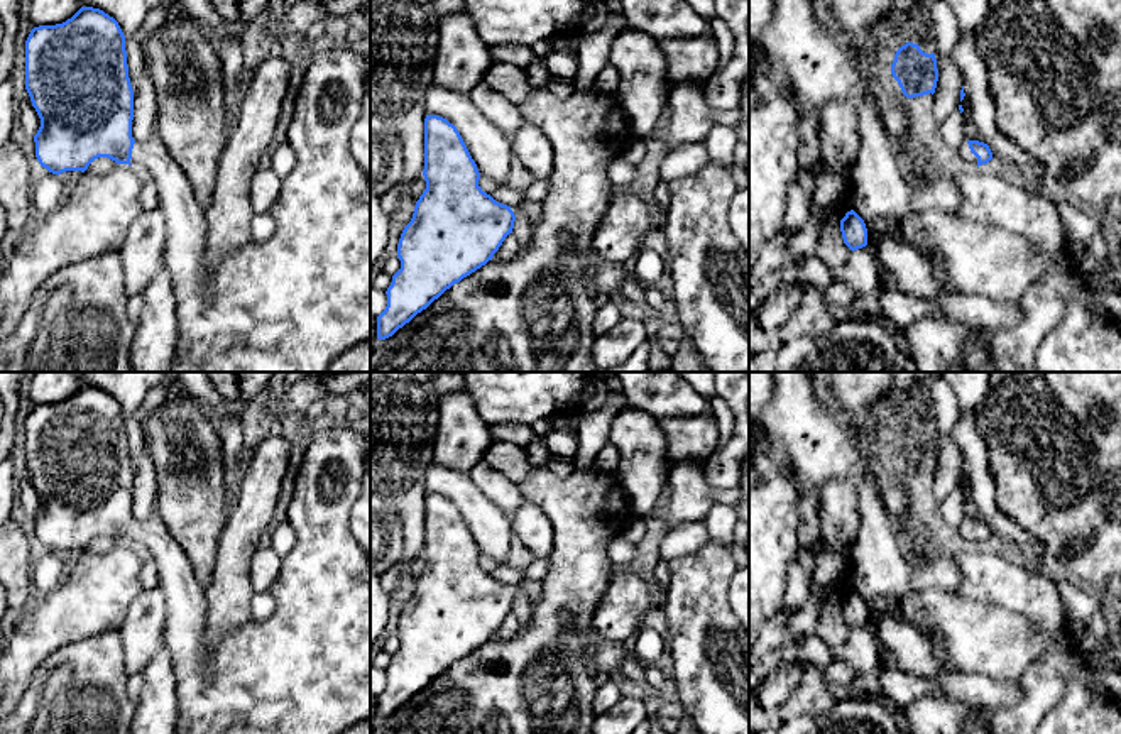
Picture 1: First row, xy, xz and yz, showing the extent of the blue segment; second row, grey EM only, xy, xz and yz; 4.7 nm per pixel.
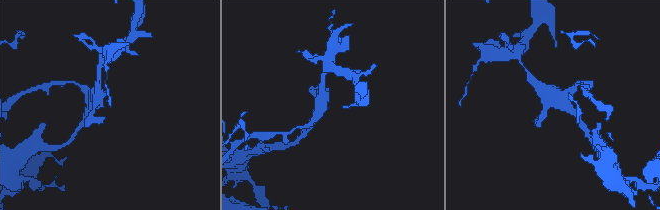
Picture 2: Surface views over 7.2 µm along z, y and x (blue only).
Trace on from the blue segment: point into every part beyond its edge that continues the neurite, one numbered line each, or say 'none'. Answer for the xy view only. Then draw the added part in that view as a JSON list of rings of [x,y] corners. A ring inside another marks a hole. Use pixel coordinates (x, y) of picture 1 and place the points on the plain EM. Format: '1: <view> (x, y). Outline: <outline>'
1: xy (306, 668). Outline: [[[338,425],[326,430],[311,430],[301,468],[296,477],[294,494],[287,507],[287,521],[296,533],[294,550],[282,558],[279,573],[269,592],[276,597],[276,612],[265,621],[250,619],[232,634],[225,636],[213,649],[206,644],[205,634],[205,587],[196,580],[181,545],[172,538],[159,516],[134,523],[130,543],[145,548],[156,561],[159,572],[159,589],[164,592],[166,621],[164,643],[171,653],[176,673],[179,717],[176,734],[342,734],[348,727],[370,717],[370,560],[350,531],[350,511],[362,490],[362,477],[367,453],[367,438],[350,425]]]

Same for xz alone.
1: xz (533, 589). Outline: [[[526,575],[511,589],[514,590],[514,594],[522,592],[531,604],[538,602],[543,592],[541,582],[529,580]]]

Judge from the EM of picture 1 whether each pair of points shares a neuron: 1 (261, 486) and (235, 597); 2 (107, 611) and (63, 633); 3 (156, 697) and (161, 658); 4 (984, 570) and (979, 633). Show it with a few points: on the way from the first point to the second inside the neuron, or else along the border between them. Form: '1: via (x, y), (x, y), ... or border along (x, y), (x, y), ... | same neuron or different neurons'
1: via (252, 513), (235, 547), (235, 570) | same neuron
2: via (97, 611), (85, 611), (73, 623) | same neuron
3: via (159, 687), (161, 668) | same neuron
4: border along (951, 592), (1020, 613) | different neurons

